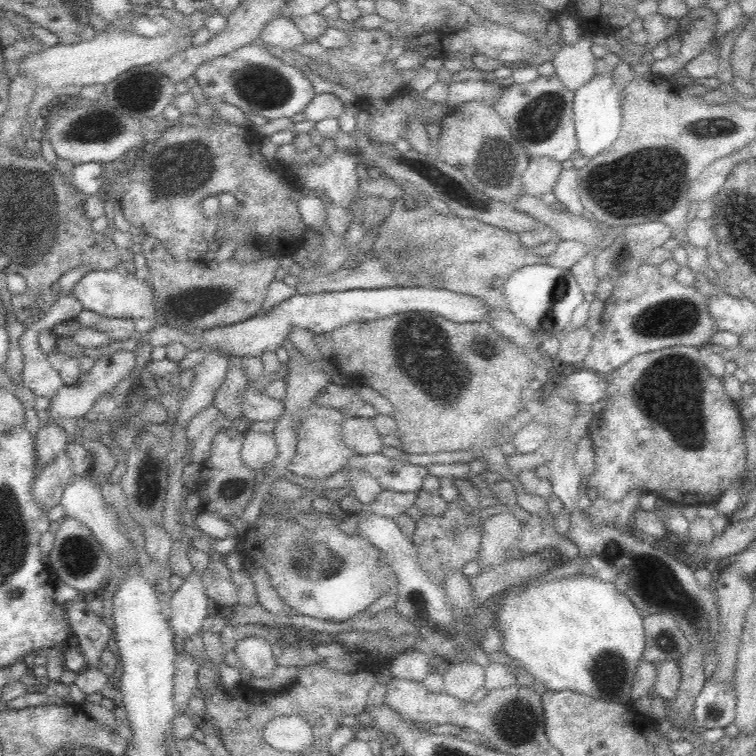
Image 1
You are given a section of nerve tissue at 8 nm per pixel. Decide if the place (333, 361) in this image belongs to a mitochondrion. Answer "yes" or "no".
no

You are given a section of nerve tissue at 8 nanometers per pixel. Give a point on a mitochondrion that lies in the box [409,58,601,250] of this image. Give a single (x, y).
(547, 109)

